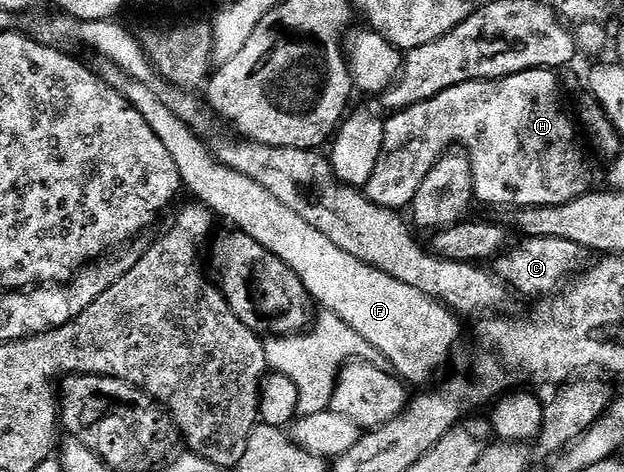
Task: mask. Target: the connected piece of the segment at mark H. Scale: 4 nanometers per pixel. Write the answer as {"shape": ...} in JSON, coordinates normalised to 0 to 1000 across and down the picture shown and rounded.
{"shape":[[[846,146],[845,150],[827,155],[825,159],[819,159],[817,163],[801,163],[798,172],[756,172],[755,176],[736,176],[729,184],[723,184],[716,193],[710,193],[704,201],[697,201],[691,210],[684,210],[678,218],[665,218],[663,222],[660,222],[659,227],[652,227],[651,231],[635,233],[635,237],[631,237],[628,246],[625,246],[630,250],[622,250],[622,254],[617,256],[614,320],[607,328],[607,345],[601,345],[599,369],[595,371],[593,383],[588,386],[588,390],[585,390],[582,398],[585,415],[595,422],[595,430],[601,430],[607,439],[620,439],[622,443],[633,443],[638,447],[647,445],[647,434],[649,441],[660,436],[662,424],[665,422],[665,405],[671,405],[671,388],[678,388],[678,379],[684,379],[684,371],[697,354],[697,345],[705,337],[705,333],[712,333],[713,326],[721,322],[721,318],[724,318],[728,311],[742,311],[744,322],[748,326],[752,343],[755,345],[755,358],[758,362],[758,413],[766,428],[772,426],[772,430],[777,434],[792,434],[792,439],[796,443],[816,443],[814,447],[827,447],[830,443],[843,443],[845,439],[883,439],[885,434],[901,434],[902,430],[915,430],[921,422],[928,422],[938,409],[946,407],[947,400],[947,392],[944,392],[944,341],[941,335],[938,335],[938,316],[934,309],[931,309],[929,294],[925,292],[926,267],[921,263],[921,256],[921,267],[918,267],[918,256],[915,250],[912,250],[910,235],[905,233],[905,214],[902,208],[899,208],[899,172],[893,163],[897,161],[894,161],[894,157],[883,146]]]}

